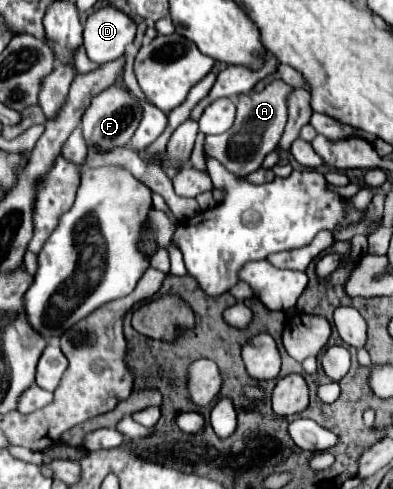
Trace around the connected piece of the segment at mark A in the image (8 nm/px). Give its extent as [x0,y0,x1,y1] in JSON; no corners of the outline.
[204,79,294,177]

